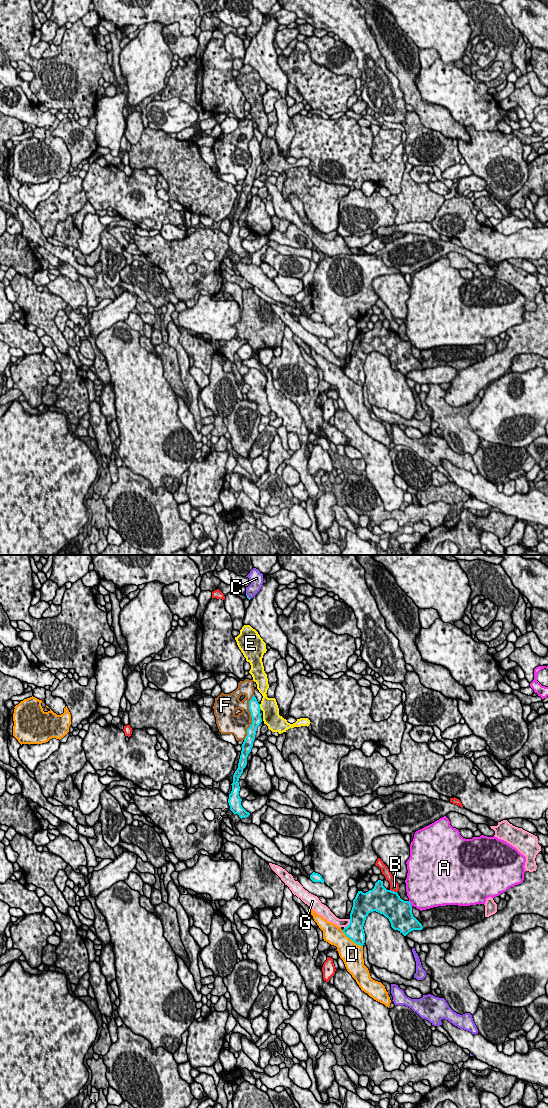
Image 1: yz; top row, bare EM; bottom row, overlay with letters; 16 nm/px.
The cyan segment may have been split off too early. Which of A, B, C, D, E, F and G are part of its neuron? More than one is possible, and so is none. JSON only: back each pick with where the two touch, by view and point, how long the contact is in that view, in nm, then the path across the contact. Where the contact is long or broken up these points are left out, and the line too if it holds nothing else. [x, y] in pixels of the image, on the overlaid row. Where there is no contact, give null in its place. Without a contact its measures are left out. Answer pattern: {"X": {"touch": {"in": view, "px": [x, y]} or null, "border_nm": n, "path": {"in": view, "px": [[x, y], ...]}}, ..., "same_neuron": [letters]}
{"same_neuron": []}

